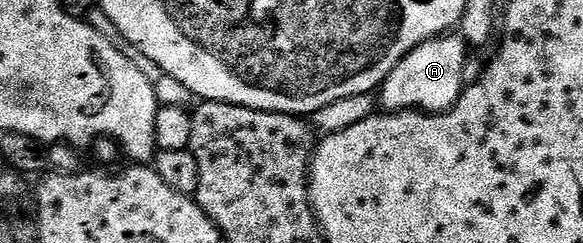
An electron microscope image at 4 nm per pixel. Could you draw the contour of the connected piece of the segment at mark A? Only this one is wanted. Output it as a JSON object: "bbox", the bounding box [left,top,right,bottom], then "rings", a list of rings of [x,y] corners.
{"bbox":[378,32,470,114],"rings":[[[449,32],[439,38],[431,38],[418,48],[414,48],[386,76],[386,80],[378,87],[378,106],[381,111],[395,112],[398,110],[418,110],[425,114],[443,114],[449,110],[461,94],[464,93],[466,79],[464,69],[468,66],[470,47],[459,33]]]}

